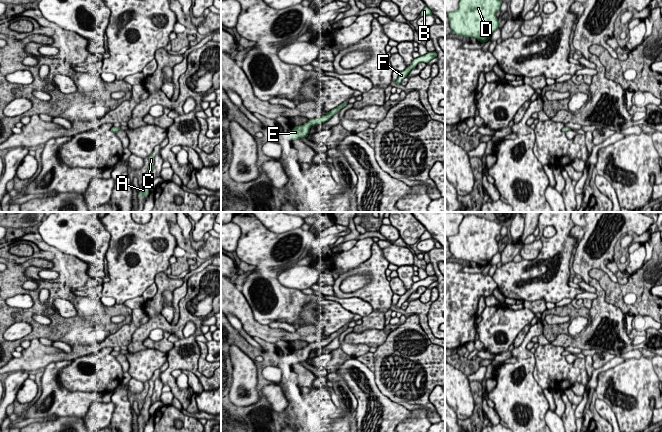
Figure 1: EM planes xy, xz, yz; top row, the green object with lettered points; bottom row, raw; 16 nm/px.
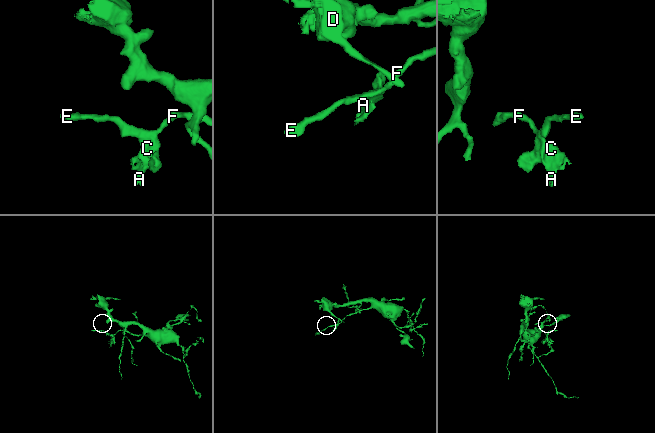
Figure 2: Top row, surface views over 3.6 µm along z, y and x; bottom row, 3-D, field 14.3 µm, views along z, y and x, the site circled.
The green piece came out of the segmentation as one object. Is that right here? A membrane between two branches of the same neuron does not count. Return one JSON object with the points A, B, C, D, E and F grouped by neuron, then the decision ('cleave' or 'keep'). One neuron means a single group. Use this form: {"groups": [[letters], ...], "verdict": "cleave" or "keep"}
{"groups": [["A", "B", "C", "D", "E", "F"]], "verdict": "keep"}

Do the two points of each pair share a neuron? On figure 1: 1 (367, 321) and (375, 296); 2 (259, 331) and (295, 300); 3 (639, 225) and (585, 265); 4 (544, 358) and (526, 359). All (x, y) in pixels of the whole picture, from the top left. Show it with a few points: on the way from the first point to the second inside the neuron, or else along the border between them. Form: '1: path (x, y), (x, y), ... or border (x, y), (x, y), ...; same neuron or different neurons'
1: border (373, 309), (378, 309), (384, 314); different neurons
2: border (250, 307), (253, 316), (259, 322), (267, 324); different neurons
3: path (624, 228), (612, 240), (608, 250), (600, 257); same neuron
4: border (533, 353), (533, 378), (537, 382); different neurons

